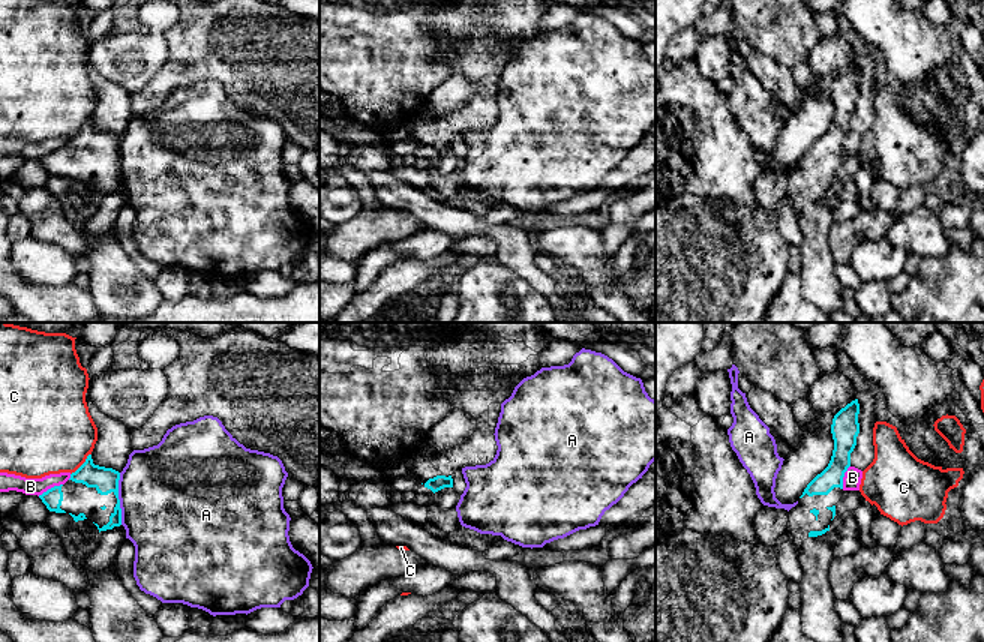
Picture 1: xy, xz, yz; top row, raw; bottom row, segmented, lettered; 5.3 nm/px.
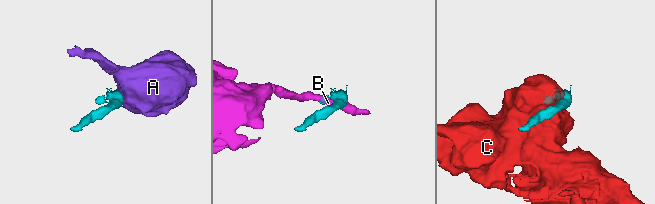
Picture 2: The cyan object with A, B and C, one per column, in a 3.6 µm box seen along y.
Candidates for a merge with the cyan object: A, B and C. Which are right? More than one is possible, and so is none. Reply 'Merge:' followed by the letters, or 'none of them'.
Merge: none of them

